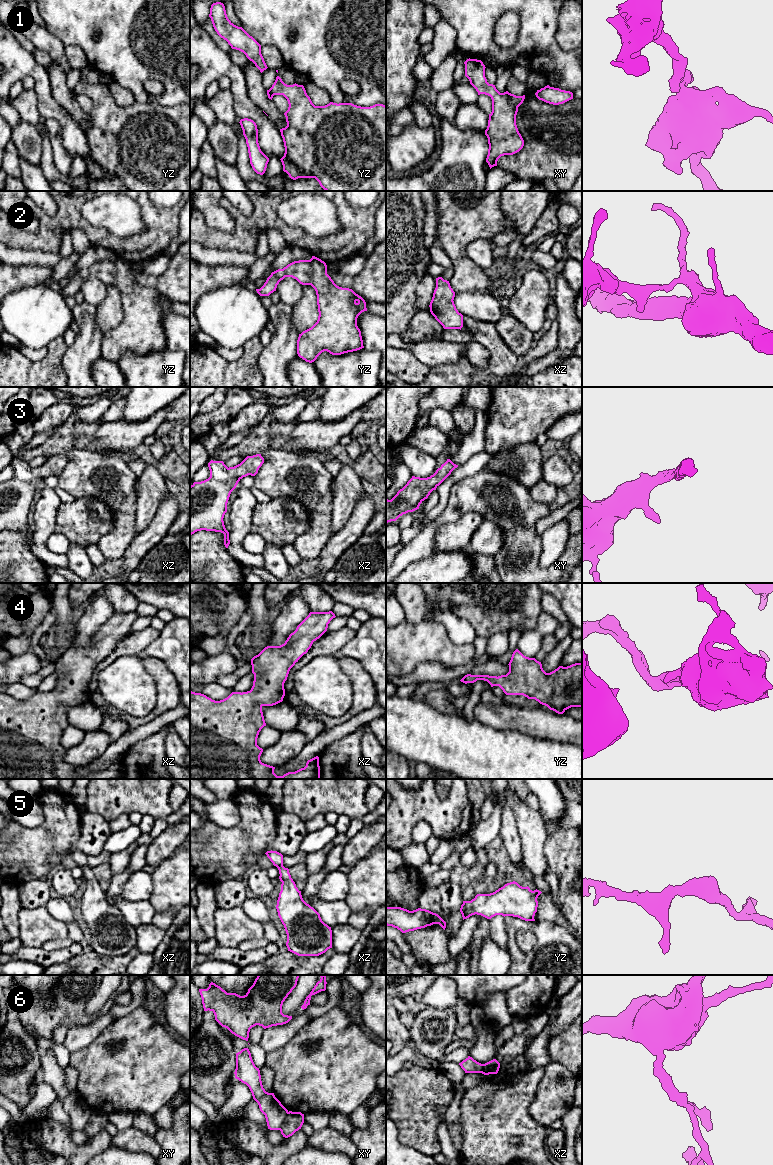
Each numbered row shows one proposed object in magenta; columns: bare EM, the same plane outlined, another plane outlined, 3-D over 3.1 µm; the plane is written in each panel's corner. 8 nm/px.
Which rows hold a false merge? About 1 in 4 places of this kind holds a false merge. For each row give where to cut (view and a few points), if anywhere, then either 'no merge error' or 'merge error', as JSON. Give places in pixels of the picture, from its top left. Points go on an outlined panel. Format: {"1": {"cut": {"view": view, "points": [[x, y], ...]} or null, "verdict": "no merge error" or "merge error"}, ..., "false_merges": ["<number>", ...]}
{"1": {"cut": null, "verdict": "no merge error"}, "2": {"cut": null, "verdict": "no merge error"}, "3": {"cut": null, "verdict": "no merge error"}, "4": {"cut": null, "verdict": "no merge error"}, "5": {"cut": null, "verdict": "no merge error"}, "6": {"cut": {"view": "xy", "points": [[288, 1112], [279, 1129]]}, "verdict": "merge error"}, "false_merges": ["6"]}

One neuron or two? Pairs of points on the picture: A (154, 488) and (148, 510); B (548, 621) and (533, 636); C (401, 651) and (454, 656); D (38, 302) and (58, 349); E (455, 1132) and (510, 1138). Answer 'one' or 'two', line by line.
A: one
B: one
C: one
D: two
E: two

